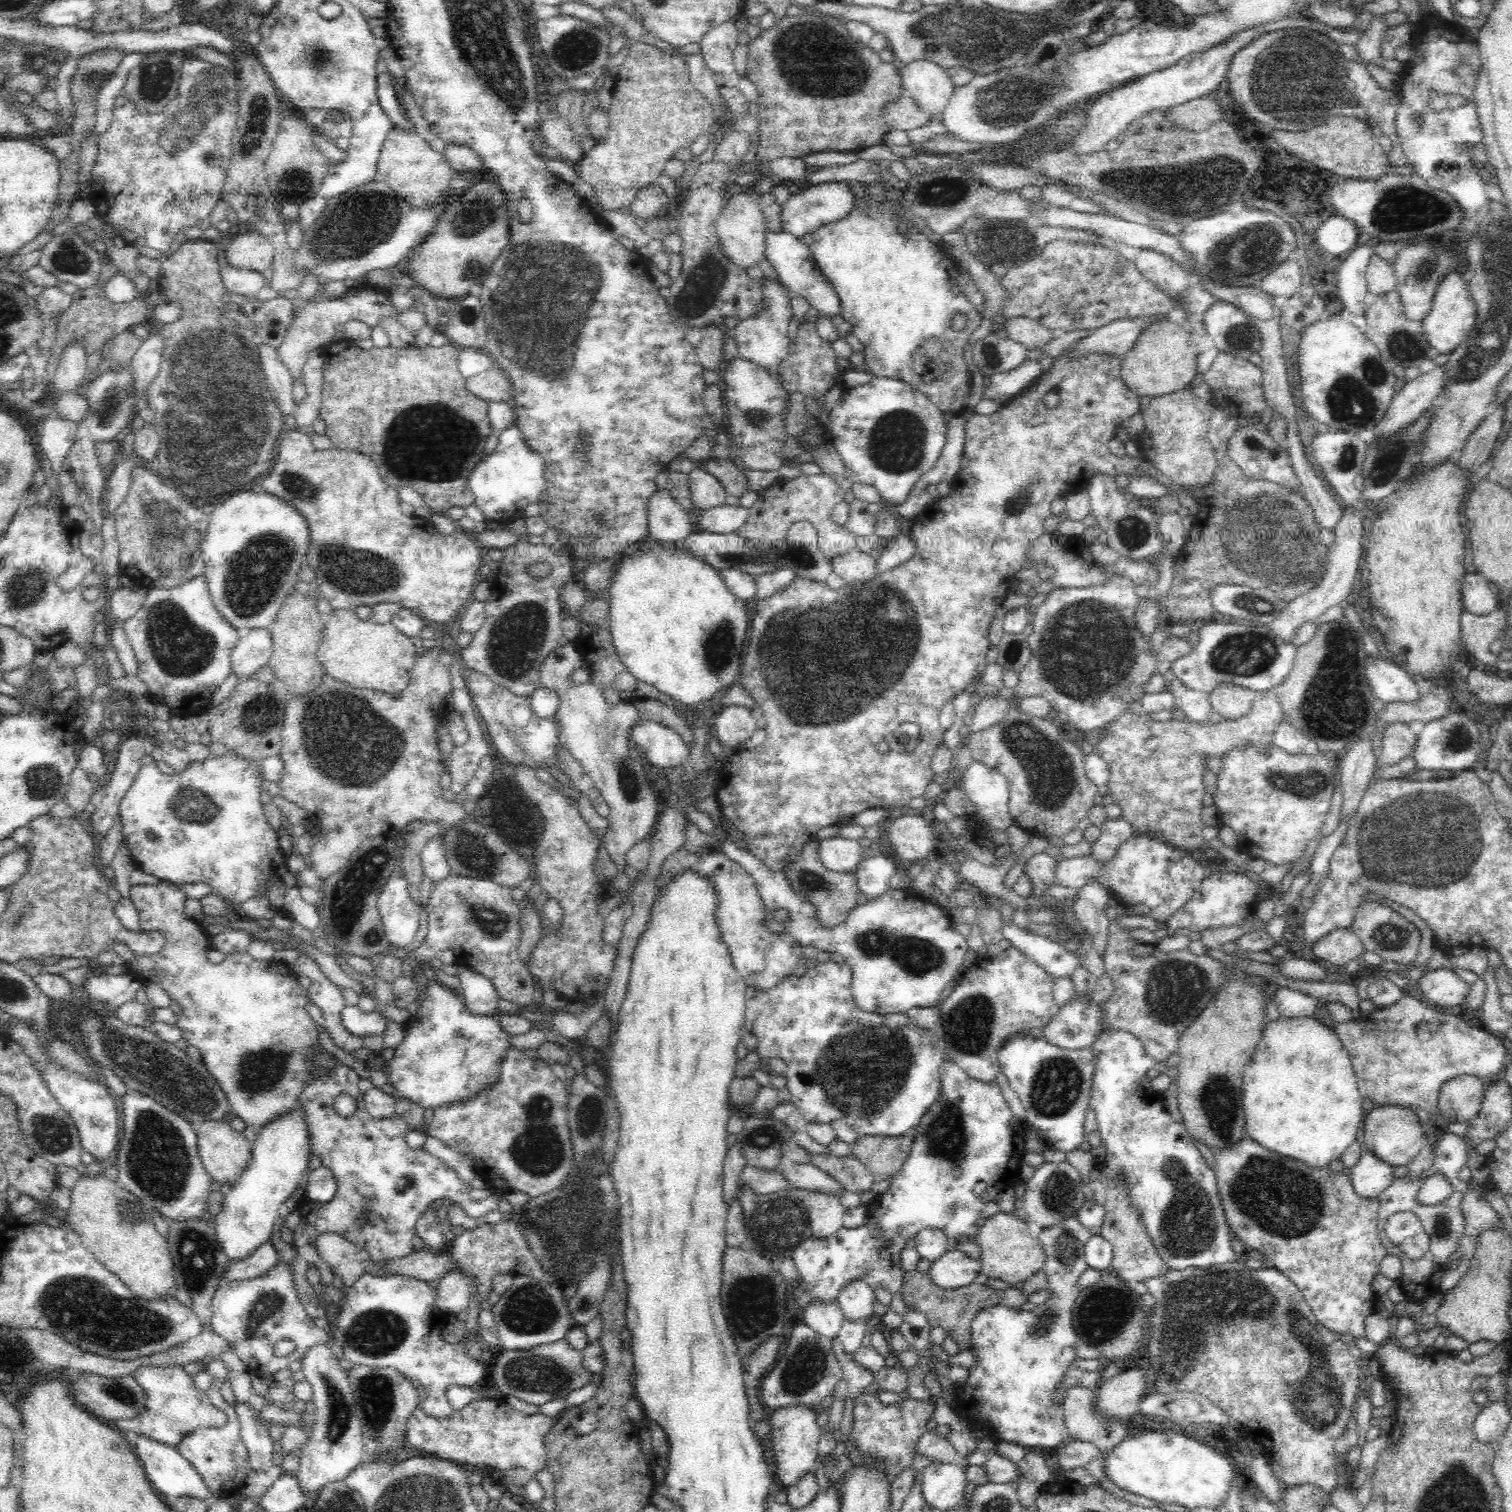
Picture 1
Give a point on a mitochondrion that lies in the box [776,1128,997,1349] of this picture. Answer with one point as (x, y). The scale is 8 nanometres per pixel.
(811, 1287)

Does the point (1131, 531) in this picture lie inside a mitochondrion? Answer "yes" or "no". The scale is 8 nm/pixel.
yes

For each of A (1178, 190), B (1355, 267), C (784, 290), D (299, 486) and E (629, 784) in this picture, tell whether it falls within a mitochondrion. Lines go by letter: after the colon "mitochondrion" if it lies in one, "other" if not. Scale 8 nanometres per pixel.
A: mitochondrion
B: other
C: other
D: mitochondrion
E: mitochondrion

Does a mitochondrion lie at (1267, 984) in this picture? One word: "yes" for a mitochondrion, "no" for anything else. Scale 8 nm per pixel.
no

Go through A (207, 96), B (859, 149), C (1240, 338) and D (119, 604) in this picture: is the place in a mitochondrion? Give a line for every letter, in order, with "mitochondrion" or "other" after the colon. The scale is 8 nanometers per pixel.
A: mitochondrion
B: other
C: mitochondrion
D: other

